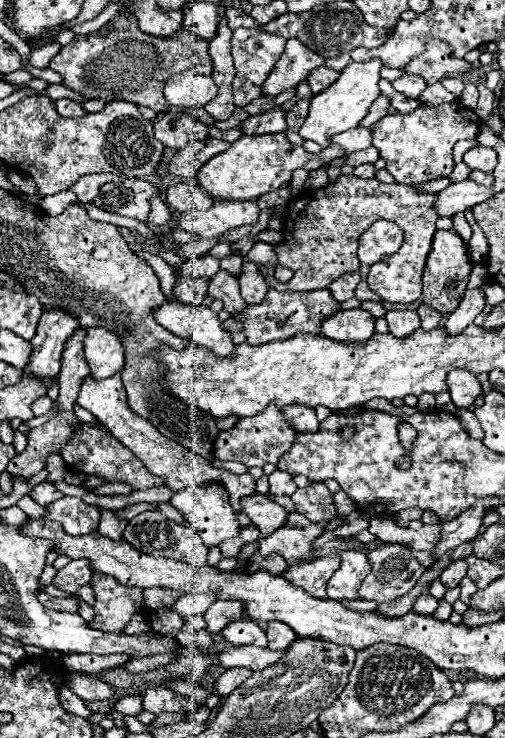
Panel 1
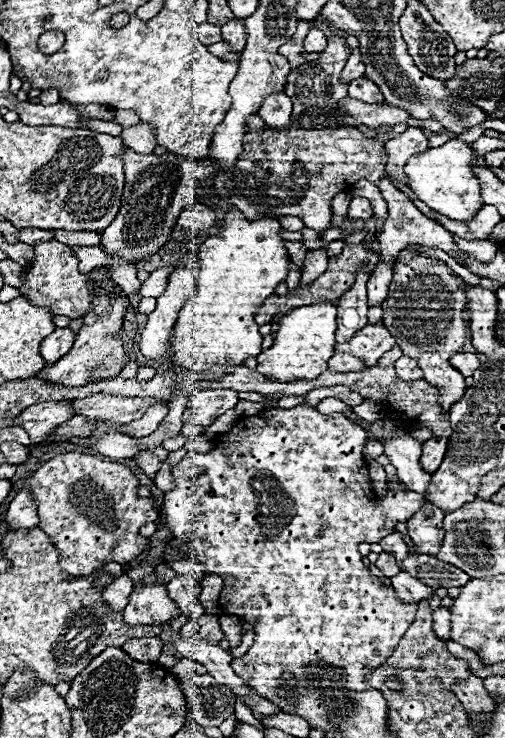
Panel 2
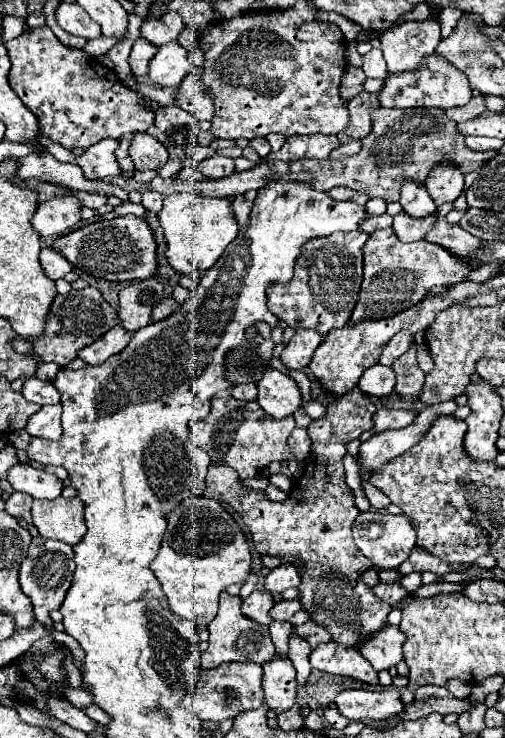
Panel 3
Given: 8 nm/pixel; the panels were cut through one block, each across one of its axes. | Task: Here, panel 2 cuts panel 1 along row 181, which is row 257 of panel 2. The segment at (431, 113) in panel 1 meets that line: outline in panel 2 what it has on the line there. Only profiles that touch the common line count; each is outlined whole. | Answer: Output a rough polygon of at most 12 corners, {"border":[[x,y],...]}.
{"border":[[400,250],[382,322],[448,410],[470,340],[466,286]]}

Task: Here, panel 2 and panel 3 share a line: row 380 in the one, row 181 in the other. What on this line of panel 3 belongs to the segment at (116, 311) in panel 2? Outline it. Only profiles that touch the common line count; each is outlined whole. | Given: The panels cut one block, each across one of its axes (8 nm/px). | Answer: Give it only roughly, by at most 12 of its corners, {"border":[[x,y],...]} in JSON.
{"border":[[50,152],[16,158],[24,180],[68,186],[72,190],[114,194],[122,188],[88,180],[76,164],[62,164]]}

